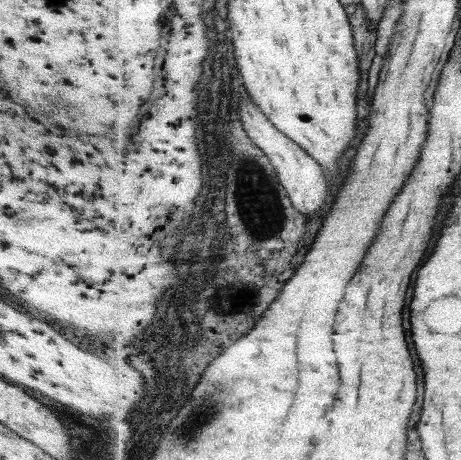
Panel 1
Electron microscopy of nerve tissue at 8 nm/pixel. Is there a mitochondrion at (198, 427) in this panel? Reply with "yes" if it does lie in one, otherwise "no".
yes

